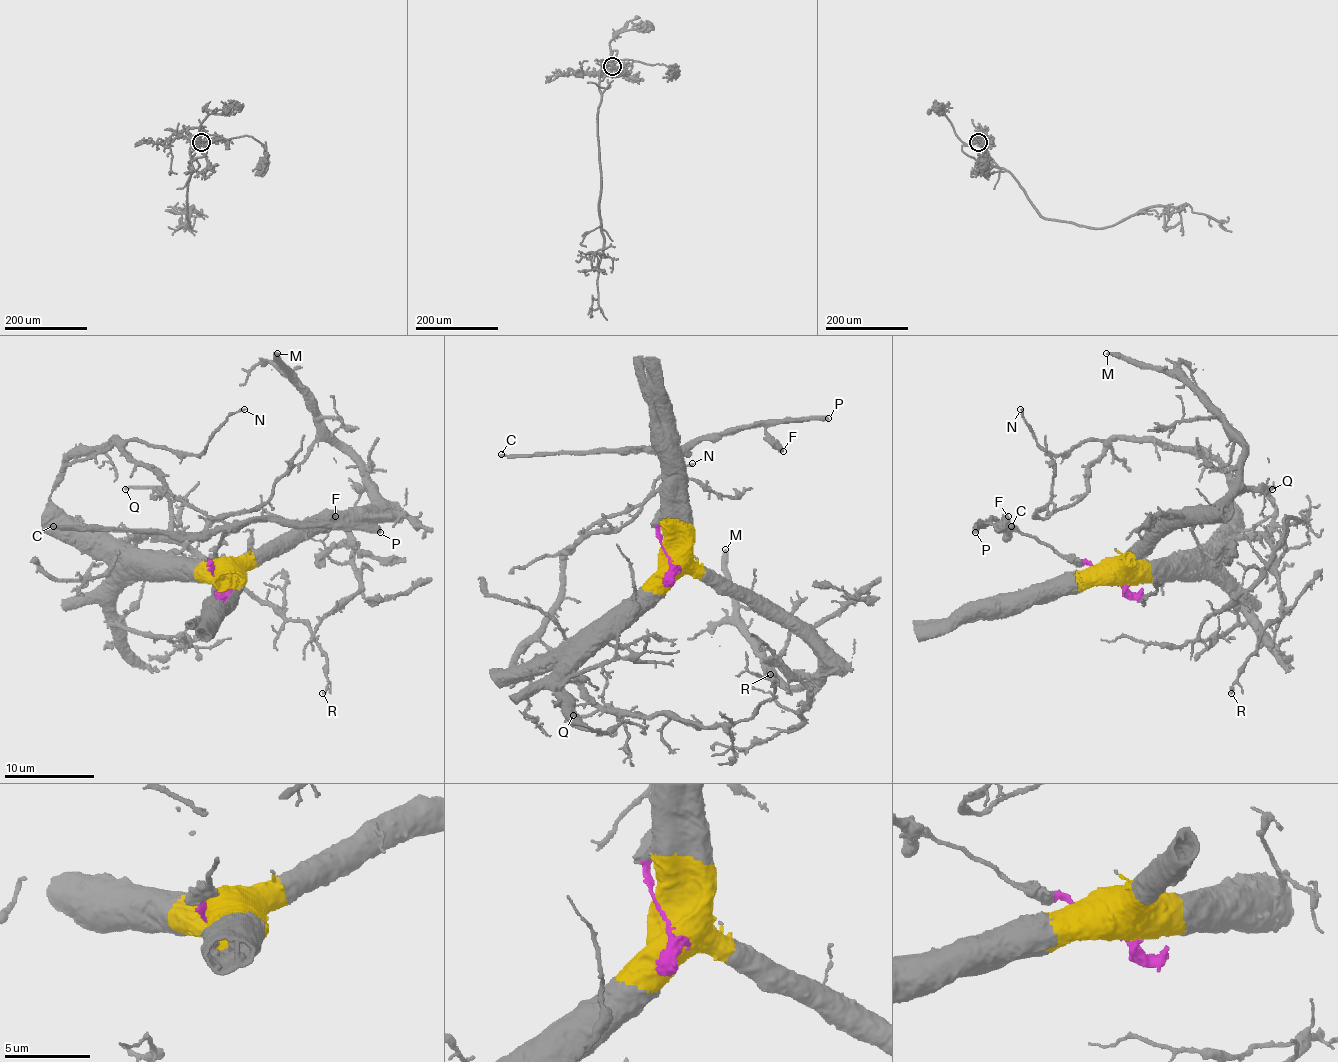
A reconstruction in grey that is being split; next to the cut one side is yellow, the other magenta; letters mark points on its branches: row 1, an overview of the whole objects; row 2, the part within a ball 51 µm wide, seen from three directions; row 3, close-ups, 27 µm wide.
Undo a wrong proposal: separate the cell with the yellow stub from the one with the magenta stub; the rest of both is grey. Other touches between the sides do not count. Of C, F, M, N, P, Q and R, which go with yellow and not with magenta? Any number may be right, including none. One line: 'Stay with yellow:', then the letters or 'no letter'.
Stay with yellow: M, N, Q, R

